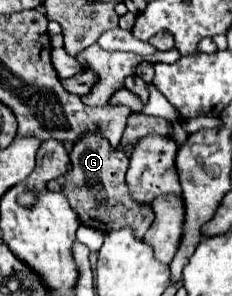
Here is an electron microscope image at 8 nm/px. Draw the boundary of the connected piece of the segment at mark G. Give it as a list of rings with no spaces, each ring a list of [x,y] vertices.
[[[87,133],[85,137],[81,137],[81,141],[73,143],[69,157],[73,169],[67,175],[47,183],[47,187],[57,189],[69,197],[69,203],[81,217],[83,225],[93,227],[101,233],[129,227],[137,237],[143,237],[153,223],[153,209],[151,205],[141,205],[139,201],[133,201],[133,197],[129,197],[129,189],[125,185],[125,173],[129,167],[127,153],[123,149],[113,149],[109,141],[105,141],[105,137],[101,137],[99,133]]]

